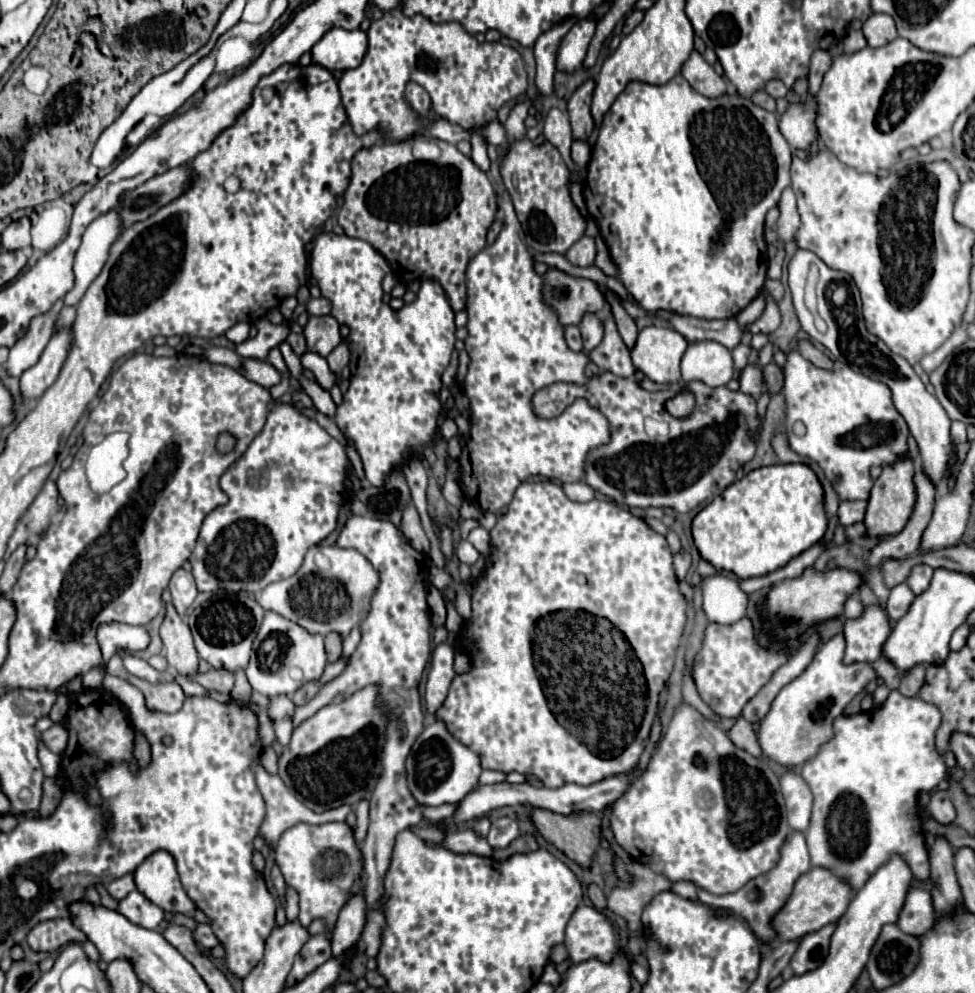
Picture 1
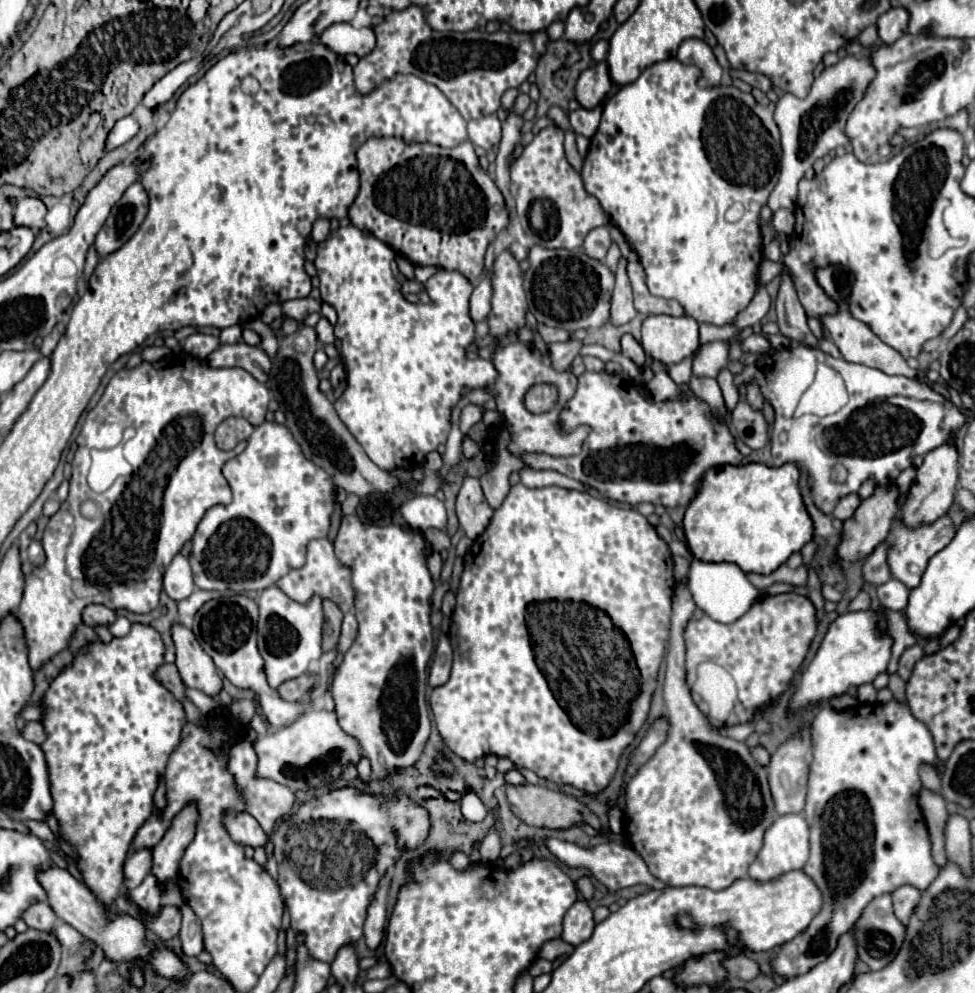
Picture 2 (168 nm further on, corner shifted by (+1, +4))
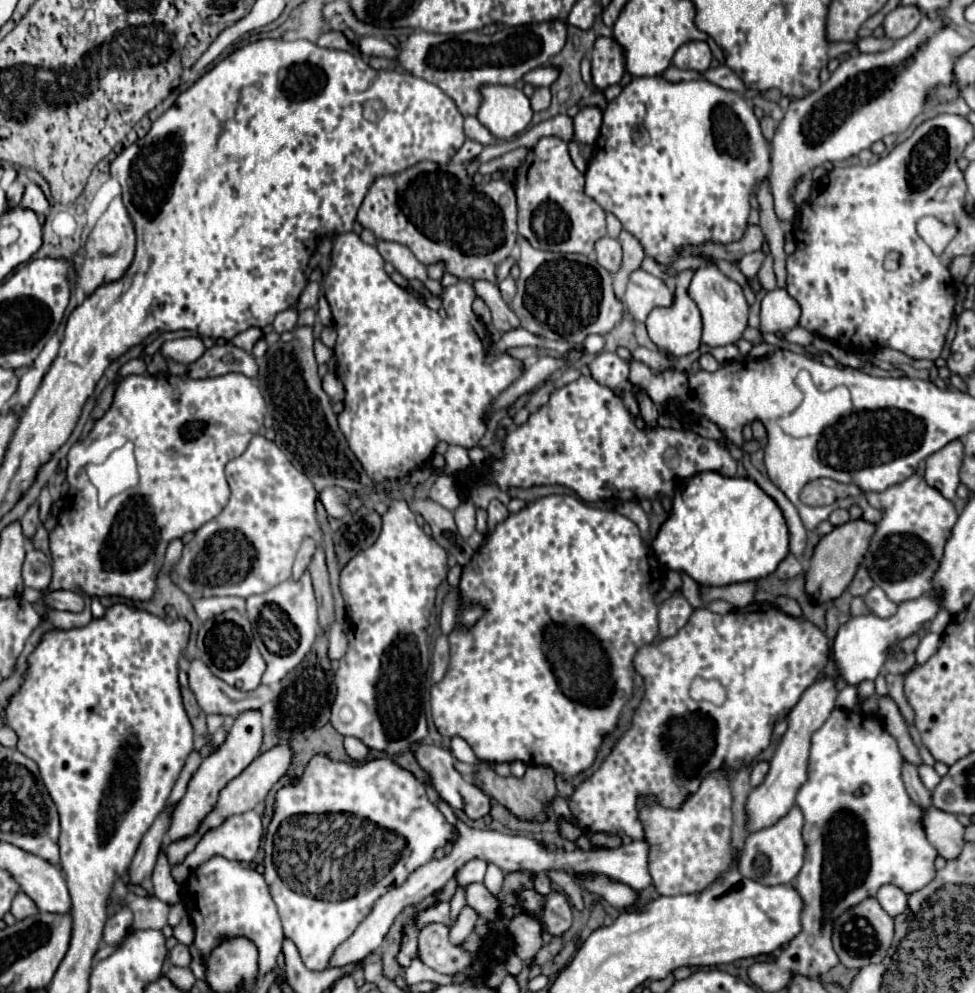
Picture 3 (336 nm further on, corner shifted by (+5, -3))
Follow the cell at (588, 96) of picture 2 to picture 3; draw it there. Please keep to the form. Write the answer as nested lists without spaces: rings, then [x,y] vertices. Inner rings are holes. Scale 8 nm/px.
[[[599,37],[595,41],[593,53],[593,81],[591,85],[597,91],[605,91],[609,85],[617,85],[625,73],[625,57],[621,55],[621,47],[613,43],[613,39]]]

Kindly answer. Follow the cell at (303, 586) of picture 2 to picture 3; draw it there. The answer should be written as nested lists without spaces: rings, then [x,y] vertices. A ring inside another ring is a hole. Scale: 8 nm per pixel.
[[[305,539],[305,543],[301,545],[299,553],[297,553],[297,559],[295,559],[295,565],[293,565],[293,581],[297,581],[309,567],[313,555],[317,551],[317,543],[313,539]]]

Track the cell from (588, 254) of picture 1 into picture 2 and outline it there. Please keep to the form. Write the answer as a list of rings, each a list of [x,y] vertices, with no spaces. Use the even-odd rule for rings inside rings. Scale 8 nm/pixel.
[[[599,226],[595,230],[591,230],[583,242],[583,248],[585,252],[591,256],[591,258],[597,258],[597,260],[603,260],[609,246],[613,244],[611,236],[609,236],[609,230],[607,226]]]

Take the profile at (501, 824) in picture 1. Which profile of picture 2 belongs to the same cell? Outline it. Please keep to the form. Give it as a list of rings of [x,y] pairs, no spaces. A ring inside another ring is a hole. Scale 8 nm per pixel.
[[[495,828],[483,838],[479,852],[481,852],[481,862],[485,862],[485,864],[499,858],[499,852],[501,852],[501,840],[499,840],[499,834],[497,834]]]

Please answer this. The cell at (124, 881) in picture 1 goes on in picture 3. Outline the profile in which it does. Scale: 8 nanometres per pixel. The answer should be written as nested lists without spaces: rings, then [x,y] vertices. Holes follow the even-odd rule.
[[[163,811],[155,819],[155,823],[149,827],[149,831],[143,835],[143,841],[129,867],[131,885],[143,885],[147,879],[151,879],[153,867],[157,861],[157,851],[165,839],[165,833],[169,827],[169,815],[171,815],[171,811]]]

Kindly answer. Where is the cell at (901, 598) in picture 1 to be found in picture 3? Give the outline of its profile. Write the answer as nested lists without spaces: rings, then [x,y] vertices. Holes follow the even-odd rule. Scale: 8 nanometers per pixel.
[[[873,587],[867,595],[865,595],[865,603],[871,609],[871,613],[879,615],[879,617],[891,617],[897,613],[897,603],[893,603],[885,591],[881,587]]]

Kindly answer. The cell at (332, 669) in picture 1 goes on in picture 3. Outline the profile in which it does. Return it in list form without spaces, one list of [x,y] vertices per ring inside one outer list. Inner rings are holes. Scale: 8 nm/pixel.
[[[199,659],[191,661],[187,675],[189,689],[195,693],[195,699],[205,713],[239,715],[249,709],[261,709],[265,703],[275,699],[273,691],[267,685],[259,685],[257,691],[249,693],[229,687],[225,681],[217,679]]]

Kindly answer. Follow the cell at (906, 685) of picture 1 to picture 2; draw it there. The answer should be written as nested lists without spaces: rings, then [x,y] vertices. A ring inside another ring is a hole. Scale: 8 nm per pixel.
[[[913,644],[913,646],[905,648],[905,652],[899,658],[899,672],[897,674],[907,682],[909,676],[911,676],[911,672],[913,672],[915,662],[921,660],[921,658],[923,658],[923,646],[921,644]]]

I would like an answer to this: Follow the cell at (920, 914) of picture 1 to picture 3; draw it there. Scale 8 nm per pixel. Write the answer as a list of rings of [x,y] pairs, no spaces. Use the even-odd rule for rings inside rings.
[[[893,885],[881,887],[881,891],[877,893],[875,899],[881,903],[881,907],[891,917],[897,917],[897,915],[901,915],[907,909],[907,895],[899,887],[893,887]]]

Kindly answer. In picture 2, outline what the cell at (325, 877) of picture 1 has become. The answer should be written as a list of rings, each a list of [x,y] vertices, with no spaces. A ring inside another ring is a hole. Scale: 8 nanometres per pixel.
[[[343,786],[313,796],[301,804],[293,816],[279,824],[271,836],[275,846],[273,854],[279,866],[277,884],[291,916],[291,928],[295,934],[305,936],[305,946],[313,958],[321,962],[333,962],[333,956],[337,956],[337,948],[341,948],[341,944],[357,944],[357,940],[363,936],[369,900],[373,900],[373,892],[377,890],[381,876],[405,850],[419,848],[427,840],[429,828],[429,810],[409,796],[393,792],[387,798],[385,794],[363,792],[353,786]]]

